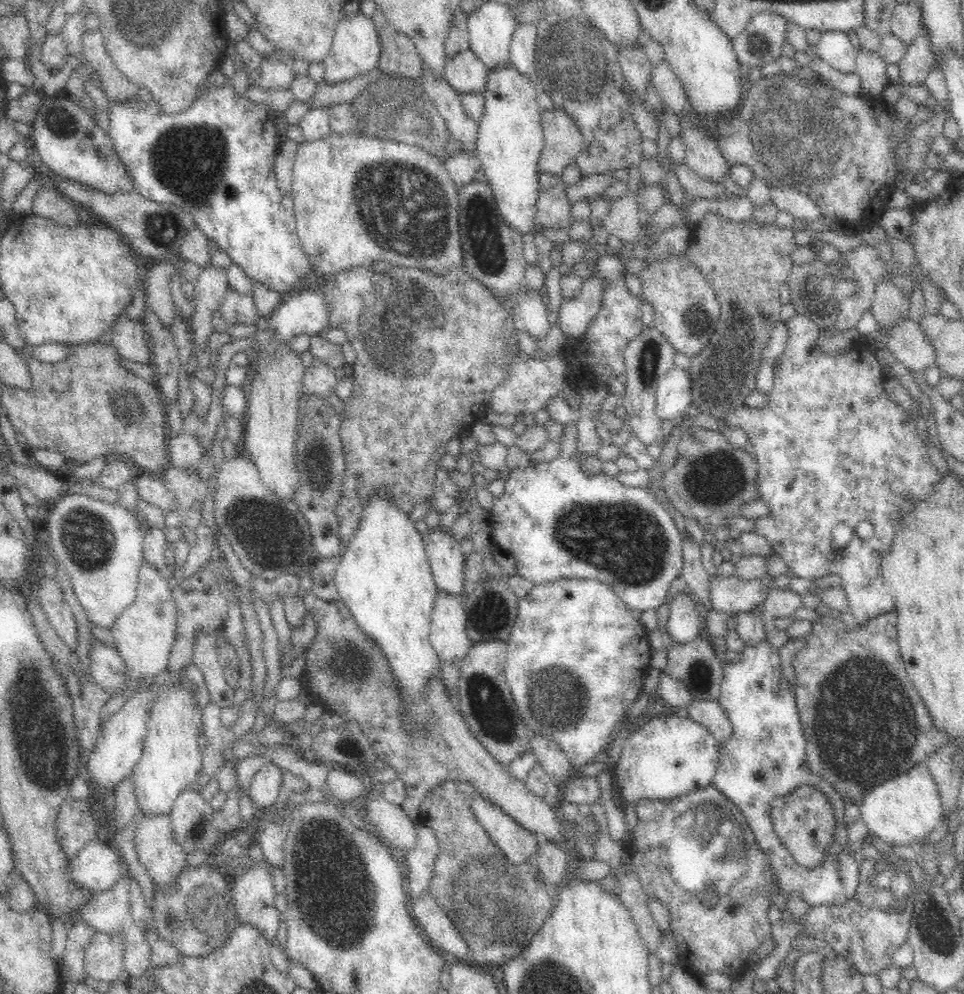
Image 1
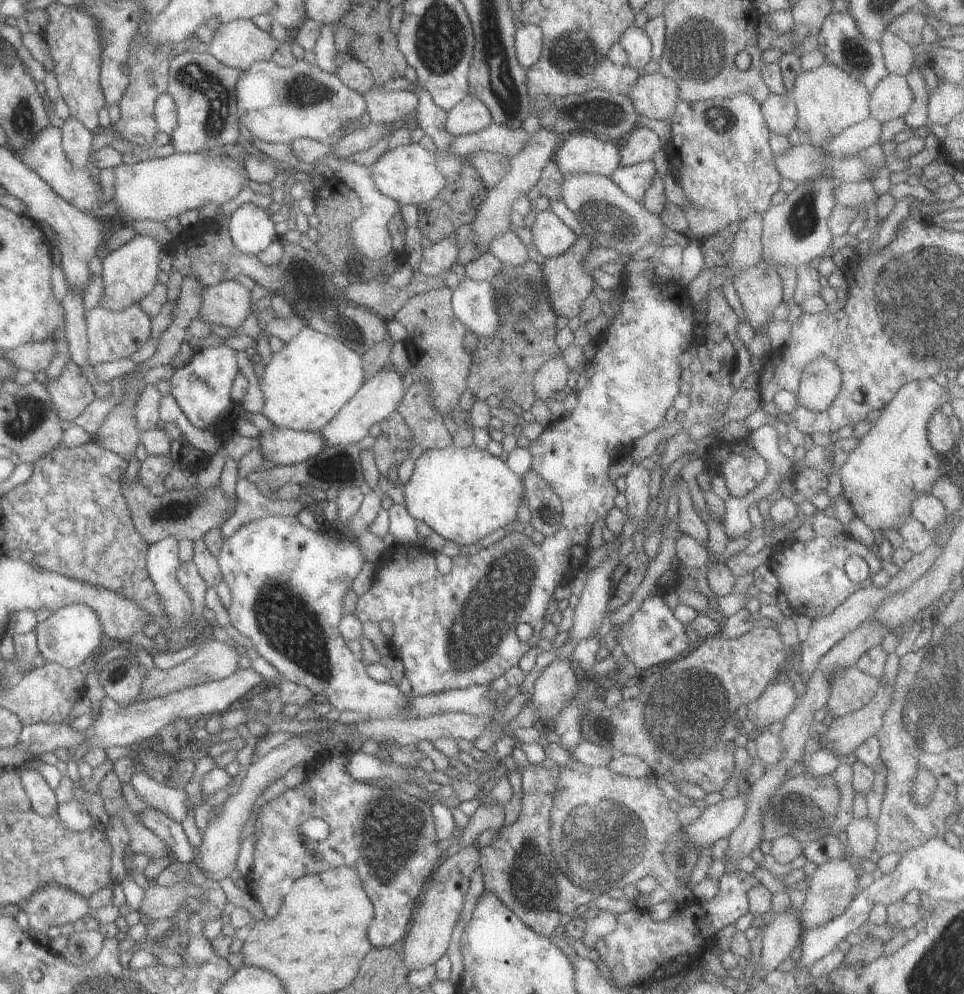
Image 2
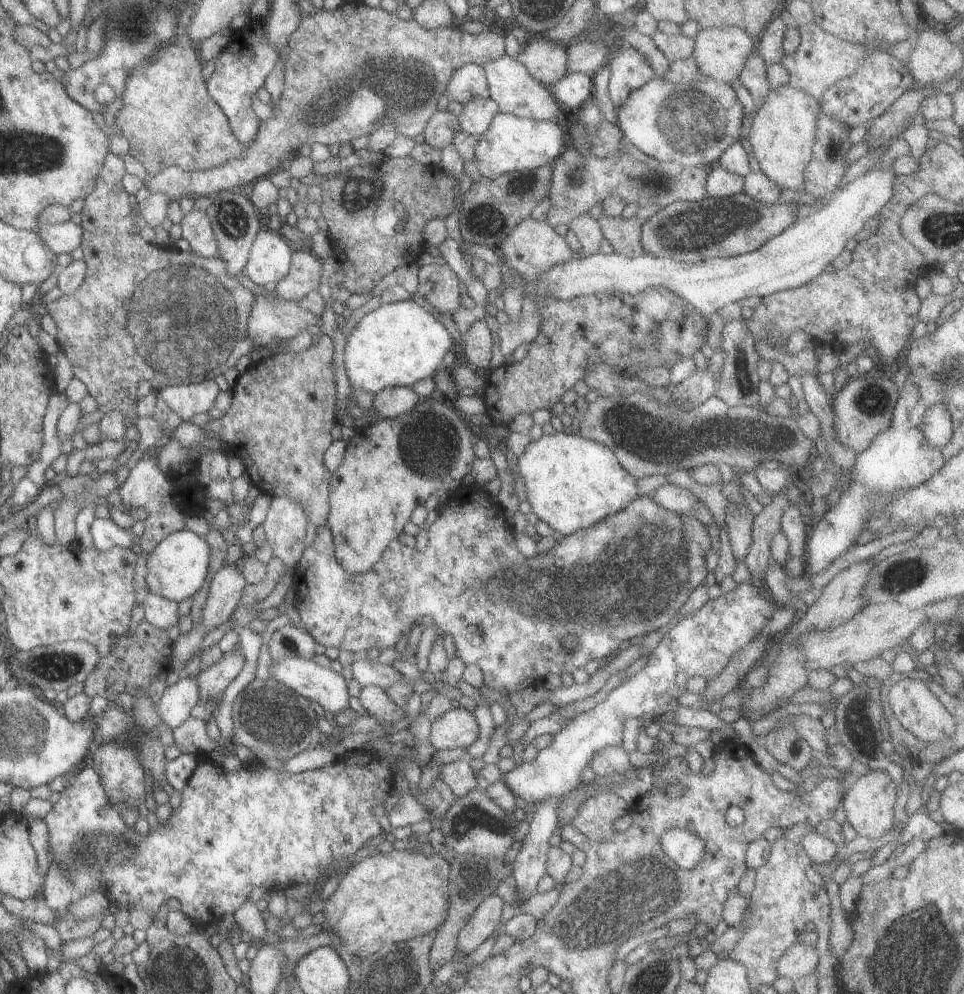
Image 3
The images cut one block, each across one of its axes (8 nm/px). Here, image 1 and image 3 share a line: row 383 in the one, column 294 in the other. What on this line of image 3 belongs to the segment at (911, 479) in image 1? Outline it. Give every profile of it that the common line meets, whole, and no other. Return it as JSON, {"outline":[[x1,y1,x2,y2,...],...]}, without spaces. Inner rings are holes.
{"outline":[[360,751,361,754,353,754,353,756,346,756,346,758,339,758,331,765,323,766,319,769,305,770,299,773,285,773,278,769,261,768,259,770,245,770,241,768,239,772,224,772,221,764,215,762,201,762,197,764,195,770,185,787,179,791,181,795,181,802,179,806,172,810,171,815,166,822,159,823,155,828,149,829,145,834,138,834,133,827,129,828,123,820,118,816,117,812,111,808,107,796,105,796,104,789,100,784,99,776,96,771,93,771,91,766,83,768,81,772,77,772,77,776,73,778,73,782,63,788,59,794,59,800,52,804,51,809,43,816,42,822,45,824,47,832,48,850,52,858,58,863,58,868,68,874,70,879,71,890,74,891,75,896,83,896,91,891,96,891,100,886,103,886,103,894,106,897,109,905,115,908,129,910,143,910,147,915,154,917,160,910,165,900,173,898,180,903,180,912,195,926,200,924,212,924,220,921,223,914,233,913,243,902,250,898,250,892,255,887,265,887,269,890,283,891,292,884,305,884,310,891,317,892,319,889,320,874,329,864,333,866,331,875,339,868,347,870,354,861,353,853,360,847,366,845,366,841,370,840,381,833,378,821,372,816,371,808,375,804,384,802,389,791,393,788,393,774,389,771,386,763,383,760,373,760,369,756,369,752],[99,807,105,808,104,815,99,815,97,809]]}

